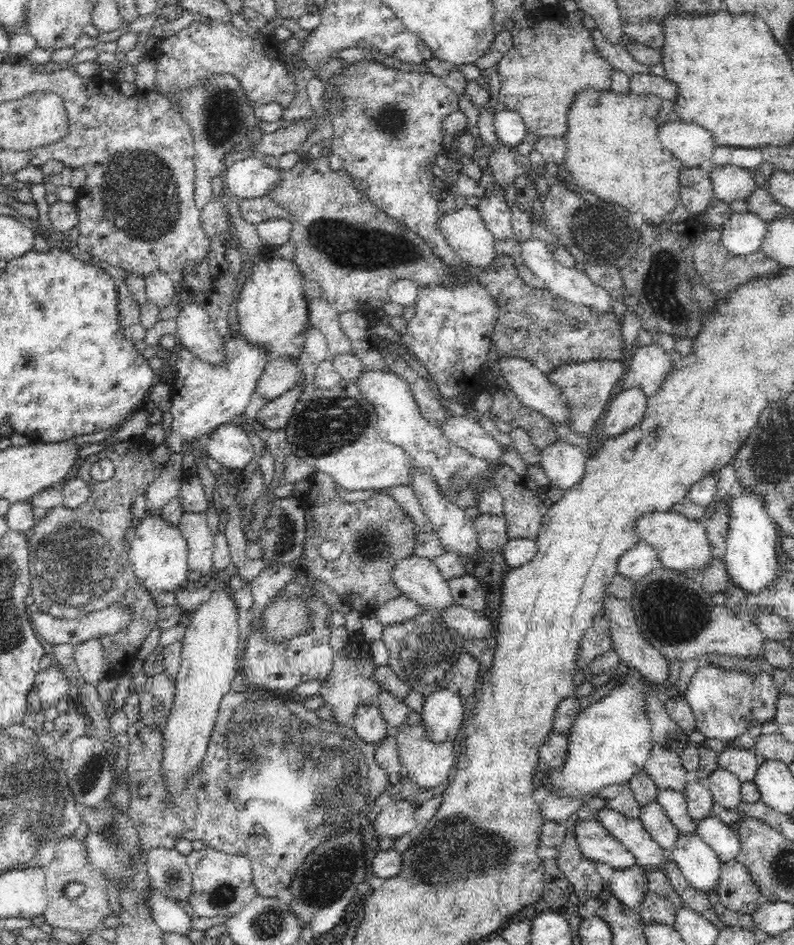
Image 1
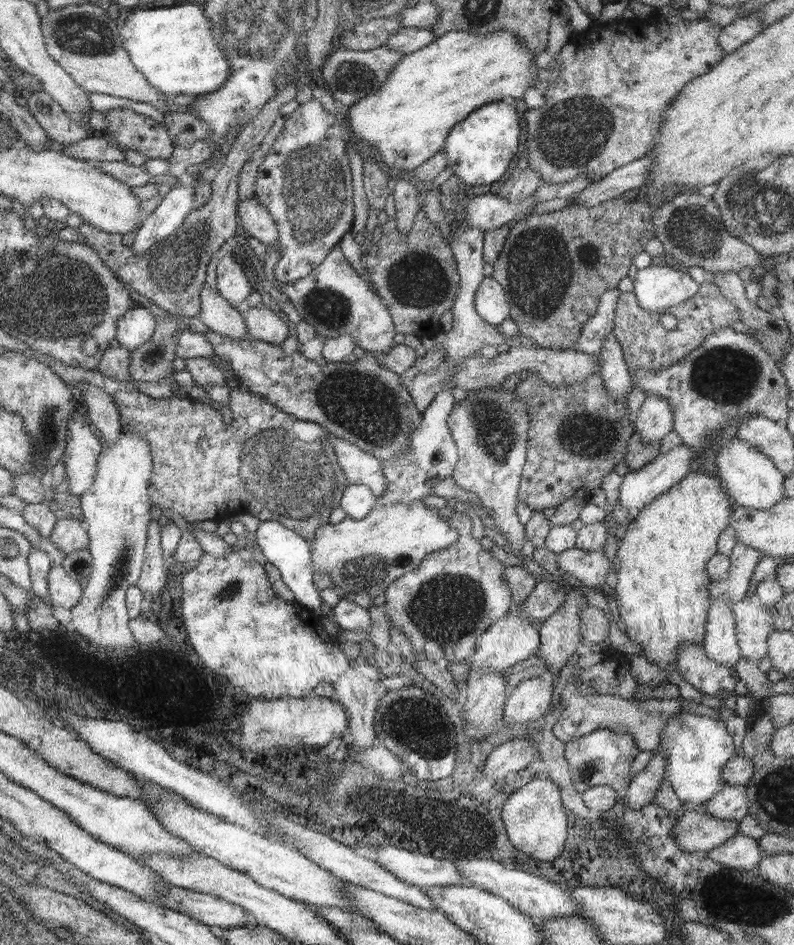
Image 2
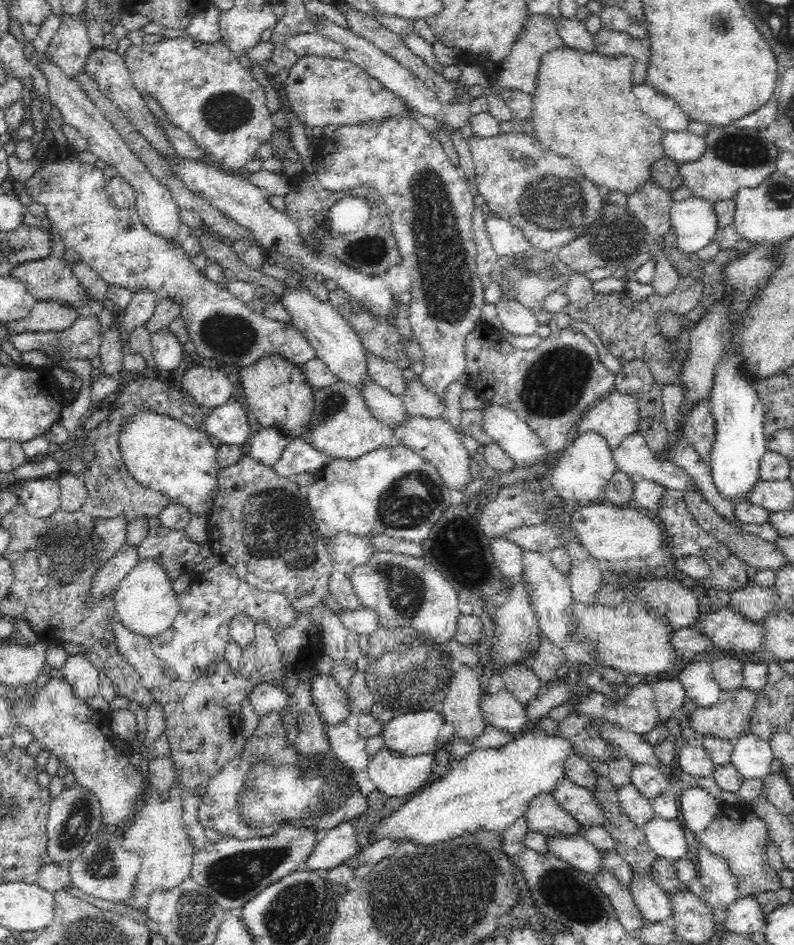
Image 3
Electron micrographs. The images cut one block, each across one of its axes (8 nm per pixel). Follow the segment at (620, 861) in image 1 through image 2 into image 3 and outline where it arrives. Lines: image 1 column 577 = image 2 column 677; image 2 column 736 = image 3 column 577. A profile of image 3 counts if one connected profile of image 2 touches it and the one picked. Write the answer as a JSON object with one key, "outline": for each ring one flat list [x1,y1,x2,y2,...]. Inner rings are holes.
{"outline":[[552,795,536,796,524,815,529,830,544,836,582,834,581,824,572,818]]}

